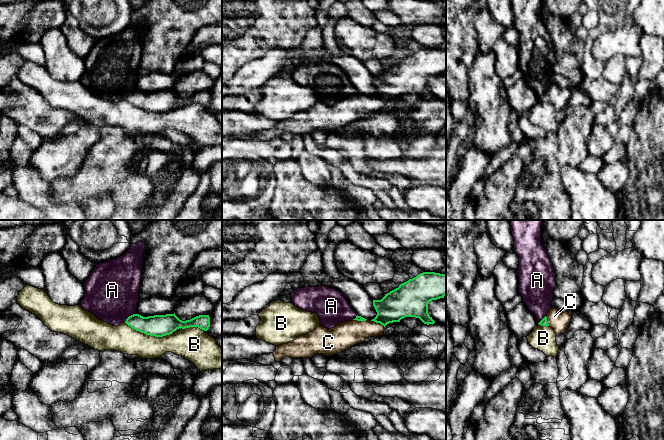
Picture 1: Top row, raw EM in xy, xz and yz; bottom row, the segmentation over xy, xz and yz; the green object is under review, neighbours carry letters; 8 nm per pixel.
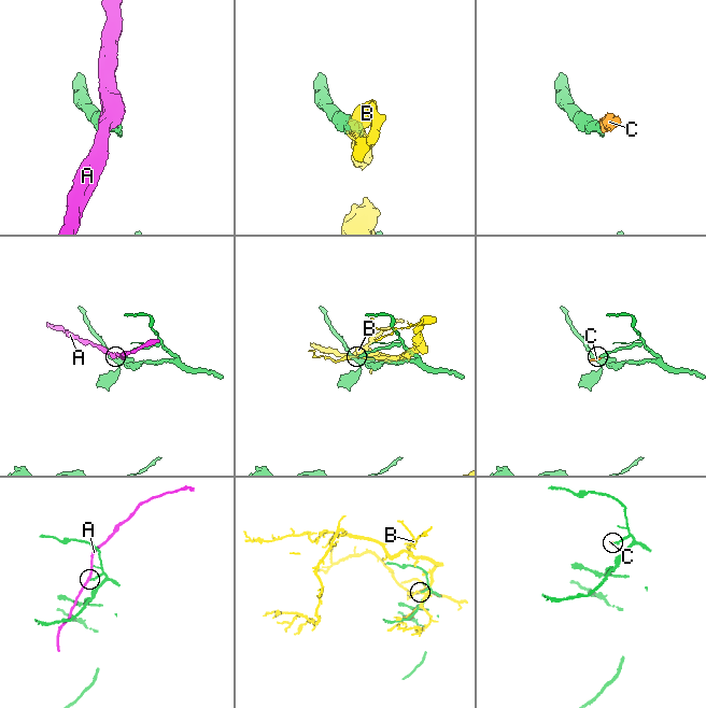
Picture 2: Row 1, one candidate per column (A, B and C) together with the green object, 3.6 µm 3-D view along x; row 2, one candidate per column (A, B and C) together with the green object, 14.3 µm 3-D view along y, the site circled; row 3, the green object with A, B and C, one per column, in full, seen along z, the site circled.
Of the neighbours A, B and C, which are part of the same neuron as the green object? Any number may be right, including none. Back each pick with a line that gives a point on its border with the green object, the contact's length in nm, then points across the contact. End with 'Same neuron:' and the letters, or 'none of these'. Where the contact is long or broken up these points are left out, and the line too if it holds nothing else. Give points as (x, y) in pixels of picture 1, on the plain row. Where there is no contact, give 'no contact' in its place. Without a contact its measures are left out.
C: meets green in xz at (377, 98); contact 130 nm long; runs through xz (401, 78), (395, 81), (377, 98), (371, 104), (349, 109)
Same neuron: C

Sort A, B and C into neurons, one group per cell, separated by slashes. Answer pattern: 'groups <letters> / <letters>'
groups A / B / C

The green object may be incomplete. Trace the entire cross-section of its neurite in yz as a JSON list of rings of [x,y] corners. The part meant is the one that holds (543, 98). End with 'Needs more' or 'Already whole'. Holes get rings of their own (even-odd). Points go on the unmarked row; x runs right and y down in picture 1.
[[[551,83],[547,91],[538,99],[541,102],[549,102],[554,108],[564,110],[572,94],[572,87],[561,88],[555,83]]]. Needs more

